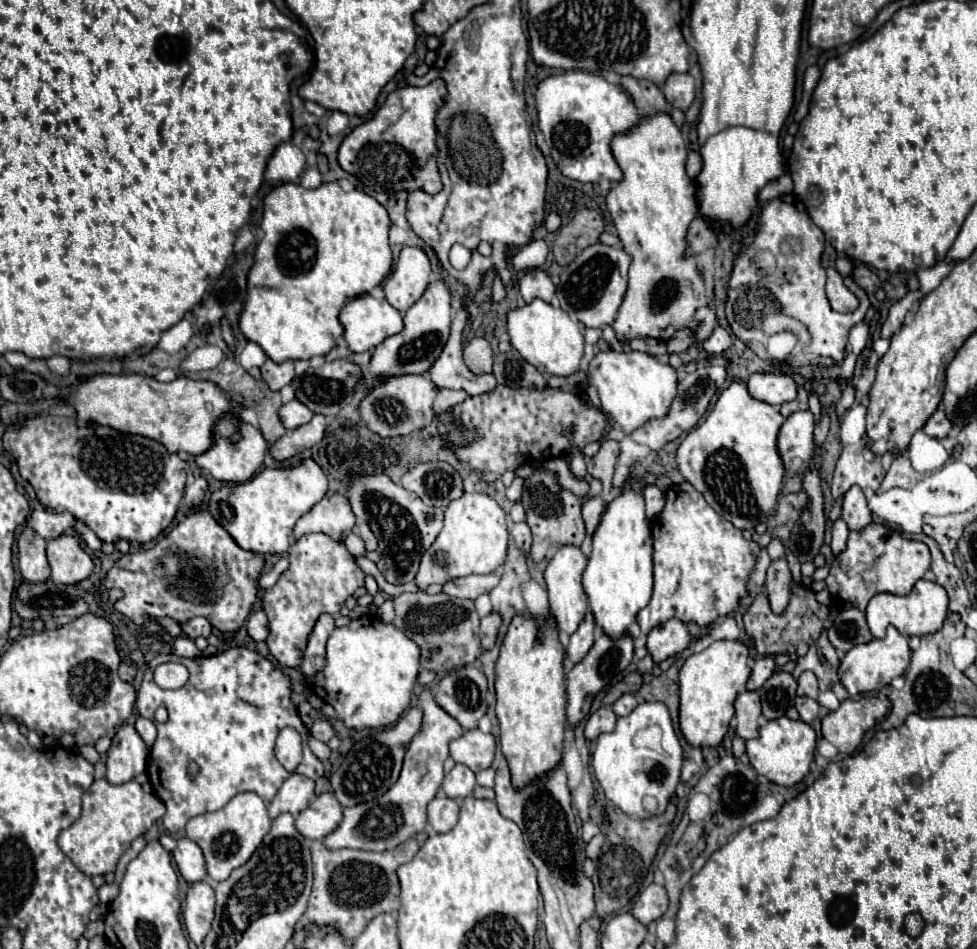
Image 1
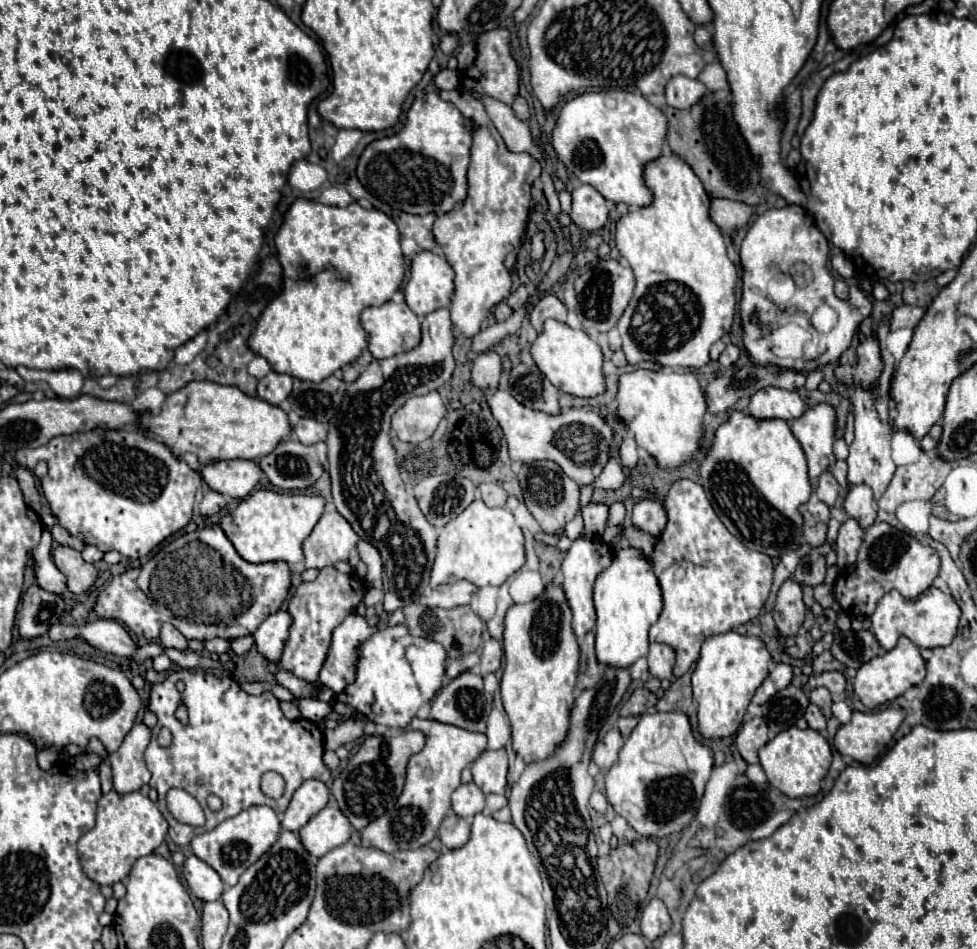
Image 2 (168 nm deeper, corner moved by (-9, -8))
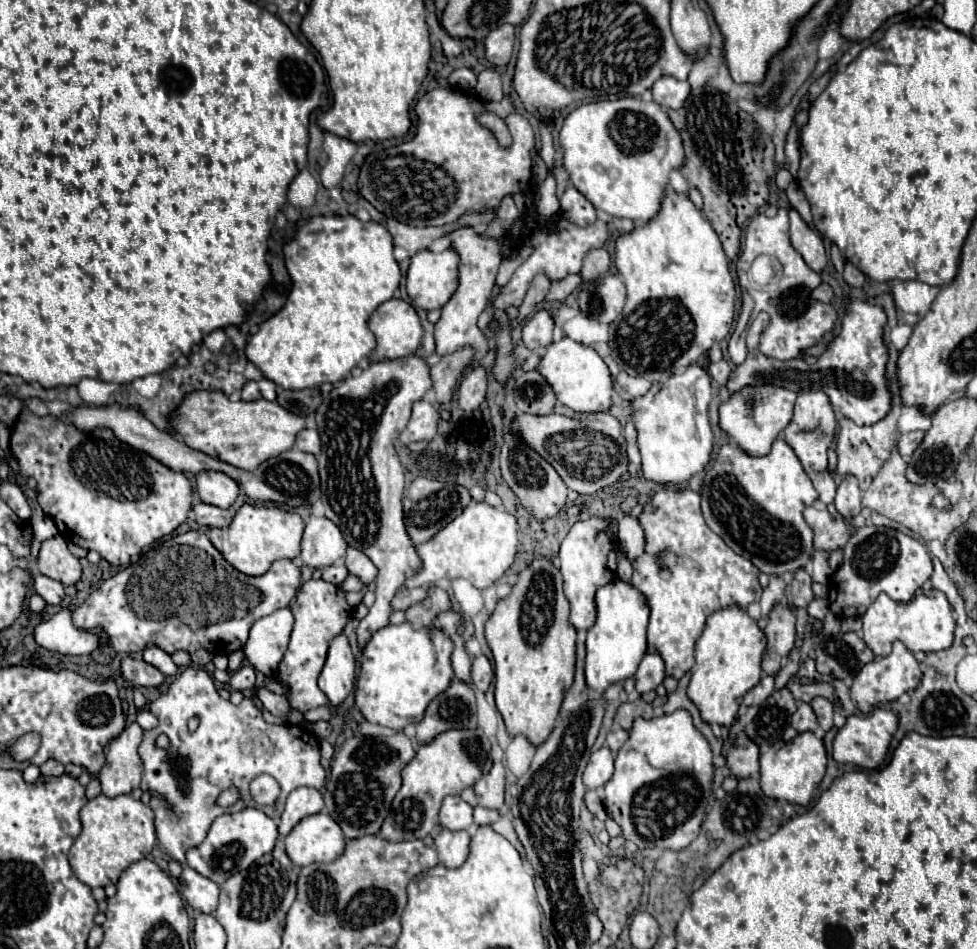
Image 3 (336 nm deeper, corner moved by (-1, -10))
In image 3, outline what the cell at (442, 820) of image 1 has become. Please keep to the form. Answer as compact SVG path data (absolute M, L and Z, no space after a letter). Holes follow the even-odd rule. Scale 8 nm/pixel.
M440 826L440 832L434 838L438 860L444 866L460 866L466 860L468 846L470 846L470 834L466 830L448 830Z

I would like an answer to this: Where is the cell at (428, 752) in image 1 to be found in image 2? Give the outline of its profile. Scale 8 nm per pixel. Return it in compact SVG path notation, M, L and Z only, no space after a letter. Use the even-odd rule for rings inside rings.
M414 718L410 722L410 728L424 732L426 746L422 752L414 754L408 762L406 786L392 810L394 820L386 820L384 814L374 822L370 822L362 830L362 846L374 846L384 852L396 852L428 844L436 836L440 822L450 810L450 794L460 786L462 770L472 766L474 760L486 750L486 734L470 732L436 720L420 720L420 718Z

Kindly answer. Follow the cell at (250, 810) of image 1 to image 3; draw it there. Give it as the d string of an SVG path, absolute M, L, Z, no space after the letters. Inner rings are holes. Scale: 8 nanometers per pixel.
M244 808L234 814L222 814L212 822L206 840L186 852L188 866L220 886L236 872L248 868L262 854L268 854L274 848L276 838L278 838L278 830L274 820L268 818L258 808Z

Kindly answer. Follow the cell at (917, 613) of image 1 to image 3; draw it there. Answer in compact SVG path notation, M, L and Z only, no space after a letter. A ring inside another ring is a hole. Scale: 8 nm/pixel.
M920 592L910 602L896 602L888 594L880 594L862 616L862 622L864 622L864 628L862 628L864 642L876 656L890 654L892 644L896 640L904 642L910 652L946 650L952 646L954 626L956 626L950 604L942 592L932 592L930 596Z

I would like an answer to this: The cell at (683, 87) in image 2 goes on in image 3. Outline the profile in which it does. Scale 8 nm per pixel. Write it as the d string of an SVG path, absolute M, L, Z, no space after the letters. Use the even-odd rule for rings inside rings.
M662 76L652 86L652 94L654 94L654 102L660 104L662 108L674 108L676 110L688 98L690 84L688 82L680 82L676 78L670 78L670 76Z

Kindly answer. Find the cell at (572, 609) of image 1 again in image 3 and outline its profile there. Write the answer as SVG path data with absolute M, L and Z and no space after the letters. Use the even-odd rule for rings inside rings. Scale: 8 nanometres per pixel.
M588 518L580 520L572 526L568 536L560 544L560 572L564 578L564 594L570 602L570 624L576 630L588 630L596 620L596 606L594 594L598 586L616 578L616 558L618 550L612 540L612 532L608 522L602 518Z

